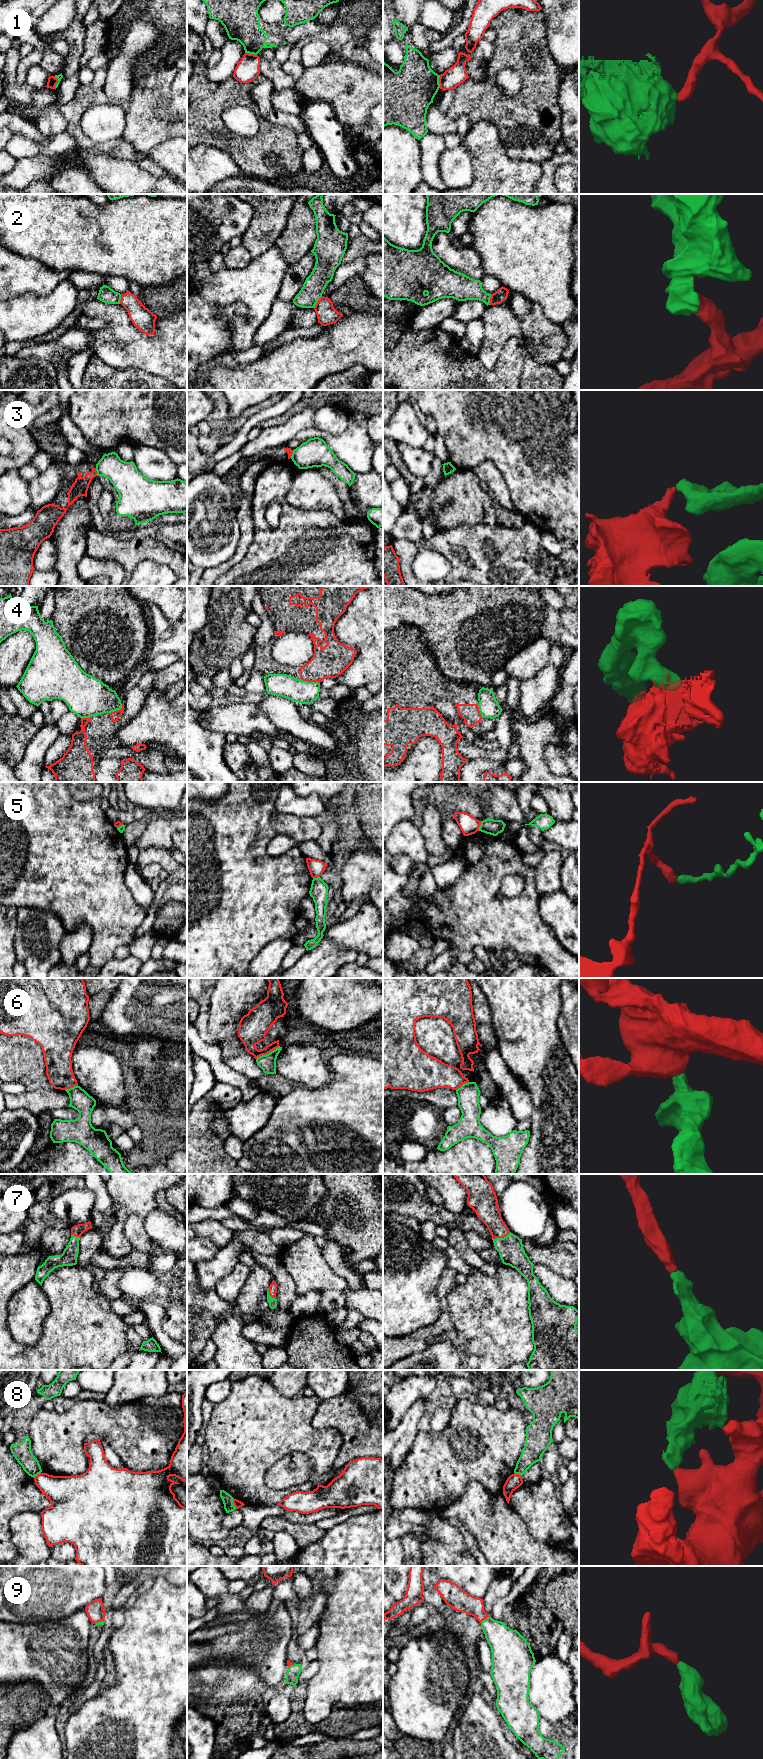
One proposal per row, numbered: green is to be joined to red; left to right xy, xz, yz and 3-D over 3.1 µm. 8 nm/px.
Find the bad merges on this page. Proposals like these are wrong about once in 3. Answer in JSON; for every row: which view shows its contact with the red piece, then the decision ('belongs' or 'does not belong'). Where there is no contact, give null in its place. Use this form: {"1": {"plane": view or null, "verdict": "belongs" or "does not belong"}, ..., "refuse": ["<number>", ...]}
{"1": {"plane": "yz", "verdict": "does not belong"}, "2": {"plane": "xz", "verdict": "does not belong"}, "3": {"plane": "xy", "verdict": "does not belong"}, "4": {"plane": "xz", "verdict": "does not belong"}, "5": {"plane": "yz", "verdict": "does not belong"}, "6": {"plane": "xz", "verdict": "does not belong"}, "7": {"plane": "yz", "verdict": "belongs"}, "8": {"plane": "xz", "verdict": "does not belong"}, "9": {"plane": "yz", "verdict": "belongs"}, "refuse": ["1", "2", "3", "4", "5", "6", "8"]}

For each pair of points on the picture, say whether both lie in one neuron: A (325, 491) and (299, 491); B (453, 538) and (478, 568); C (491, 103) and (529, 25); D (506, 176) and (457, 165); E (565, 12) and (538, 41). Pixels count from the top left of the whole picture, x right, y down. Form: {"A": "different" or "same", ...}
{"A": "same", "B": "same", "C": "same", "D": "different", "E": "different"}

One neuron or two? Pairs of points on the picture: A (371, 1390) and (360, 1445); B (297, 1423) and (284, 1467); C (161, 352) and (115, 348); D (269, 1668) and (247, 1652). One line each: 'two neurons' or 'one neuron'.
A: one neuron
B: two neurons
C: one neuron
D: one neuron

